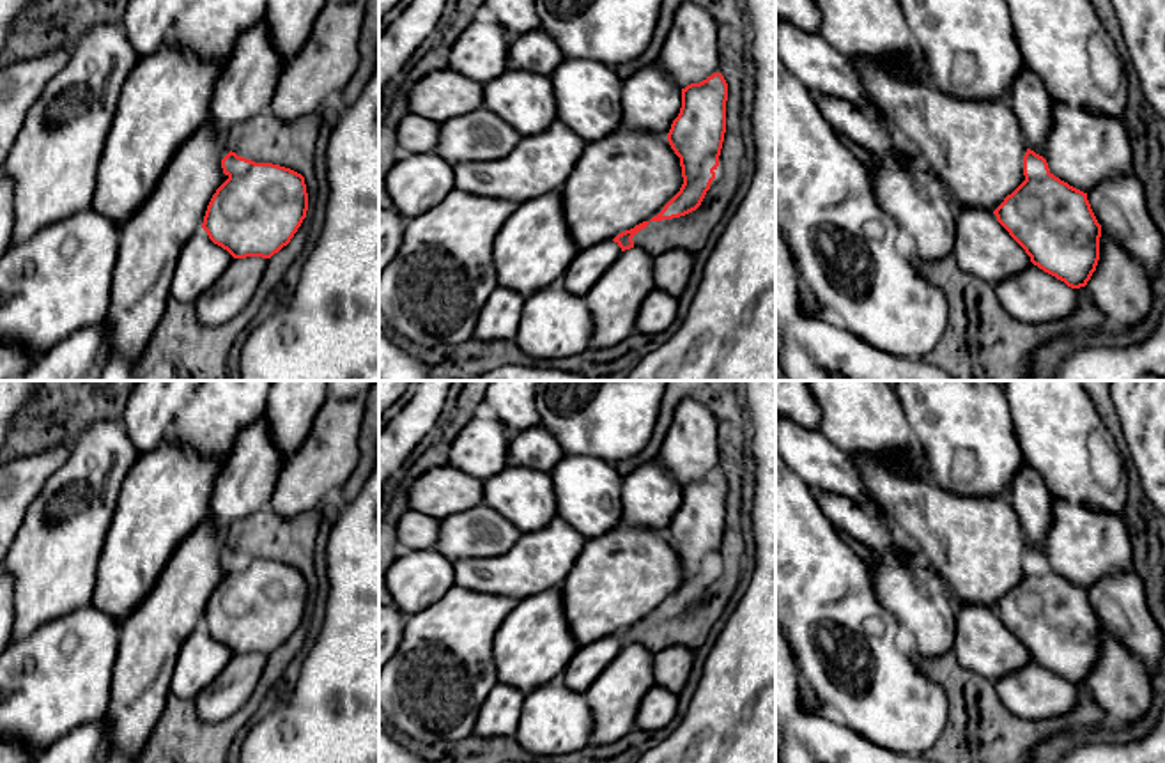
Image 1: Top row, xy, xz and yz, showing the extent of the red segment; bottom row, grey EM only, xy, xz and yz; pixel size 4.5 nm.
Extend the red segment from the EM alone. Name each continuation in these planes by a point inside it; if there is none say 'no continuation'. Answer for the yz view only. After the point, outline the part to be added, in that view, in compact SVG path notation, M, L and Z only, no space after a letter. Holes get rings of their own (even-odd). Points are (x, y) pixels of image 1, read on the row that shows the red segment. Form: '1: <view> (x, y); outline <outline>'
no continuation

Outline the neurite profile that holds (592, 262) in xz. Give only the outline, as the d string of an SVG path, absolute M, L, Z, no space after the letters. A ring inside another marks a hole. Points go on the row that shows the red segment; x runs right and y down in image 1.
M613 239L579 250L559 281L570 294L584 297L620 253L621 248Z

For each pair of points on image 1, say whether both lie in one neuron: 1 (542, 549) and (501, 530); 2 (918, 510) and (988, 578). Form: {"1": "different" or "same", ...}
{"1": "different", "2": "same"}

